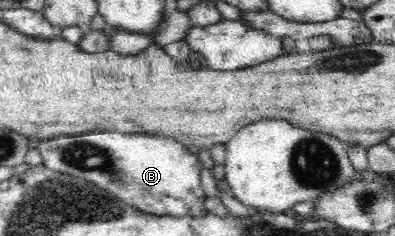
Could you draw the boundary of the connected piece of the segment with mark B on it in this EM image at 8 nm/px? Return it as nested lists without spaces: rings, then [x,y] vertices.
[[[88,133],[88,135],[58,135],[58,137],[38,141],[36,149],[42,155],[42,165],[56,173],[68,174],[74,178],[86,179],[98,187],[110,191],[120,201],[150,213],[150,215],[202,216],[208,213],[204,203],[208,196],[202,189],[200,170],[203,165],[198,155],[190,153],[184,143],[166,137],[150,137],[144,133]]]

